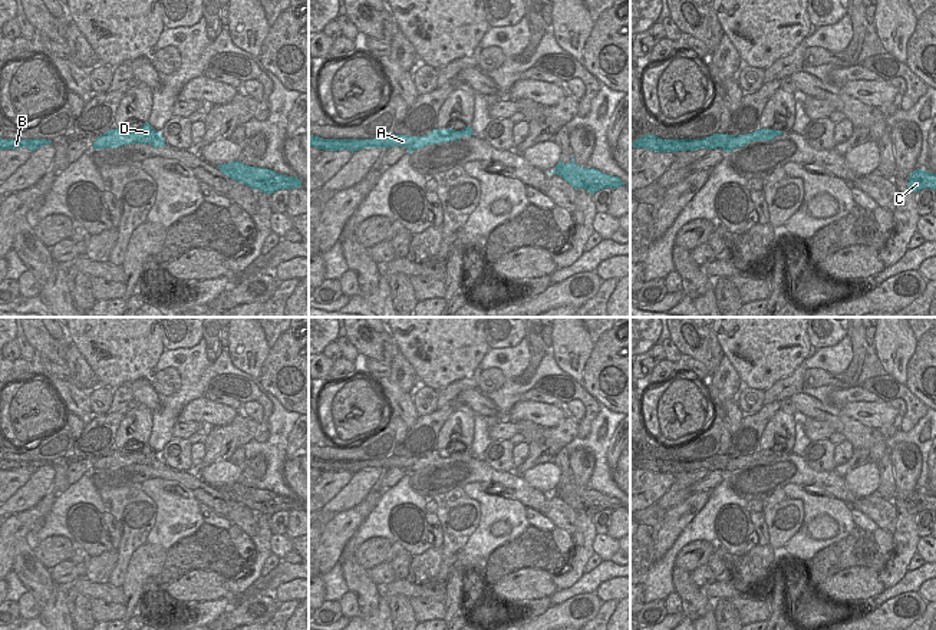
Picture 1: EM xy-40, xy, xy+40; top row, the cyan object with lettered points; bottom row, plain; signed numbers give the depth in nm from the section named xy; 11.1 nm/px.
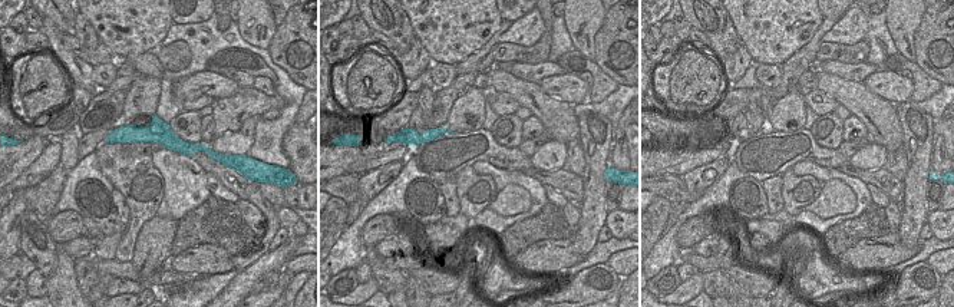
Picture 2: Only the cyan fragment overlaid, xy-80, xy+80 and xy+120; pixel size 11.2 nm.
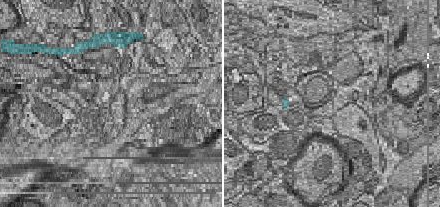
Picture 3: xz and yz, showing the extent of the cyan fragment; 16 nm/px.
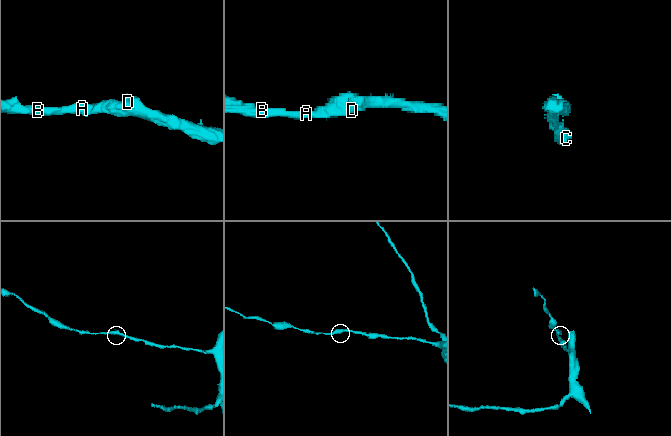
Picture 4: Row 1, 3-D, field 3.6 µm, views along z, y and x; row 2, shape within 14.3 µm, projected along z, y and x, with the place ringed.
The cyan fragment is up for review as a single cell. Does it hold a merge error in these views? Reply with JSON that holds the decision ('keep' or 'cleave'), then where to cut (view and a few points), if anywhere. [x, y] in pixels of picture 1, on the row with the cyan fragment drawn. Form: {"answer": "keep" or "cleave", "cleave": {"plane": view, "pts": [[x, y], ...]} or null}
{"answer": "keep", "cleave": null}

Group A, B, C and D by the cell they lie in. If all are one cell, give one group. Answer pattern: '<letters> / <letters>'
A B C D

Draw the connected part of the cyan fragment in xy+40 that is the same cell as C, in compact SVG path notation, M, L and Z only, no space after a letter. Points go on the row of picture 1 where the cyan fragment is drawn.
M917 168L909 177L907 189L910 192L919 192L925 188L936 191L936 174Z

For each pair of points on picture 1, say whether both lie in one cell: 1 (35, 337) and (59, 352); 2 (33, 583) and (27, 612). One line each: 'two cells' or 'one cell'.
1: one cell
2: two cells

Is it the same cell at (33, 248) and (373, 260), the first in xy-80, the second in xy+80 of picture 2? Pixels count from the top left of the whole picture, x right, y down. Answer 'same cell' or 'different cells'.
same cell

